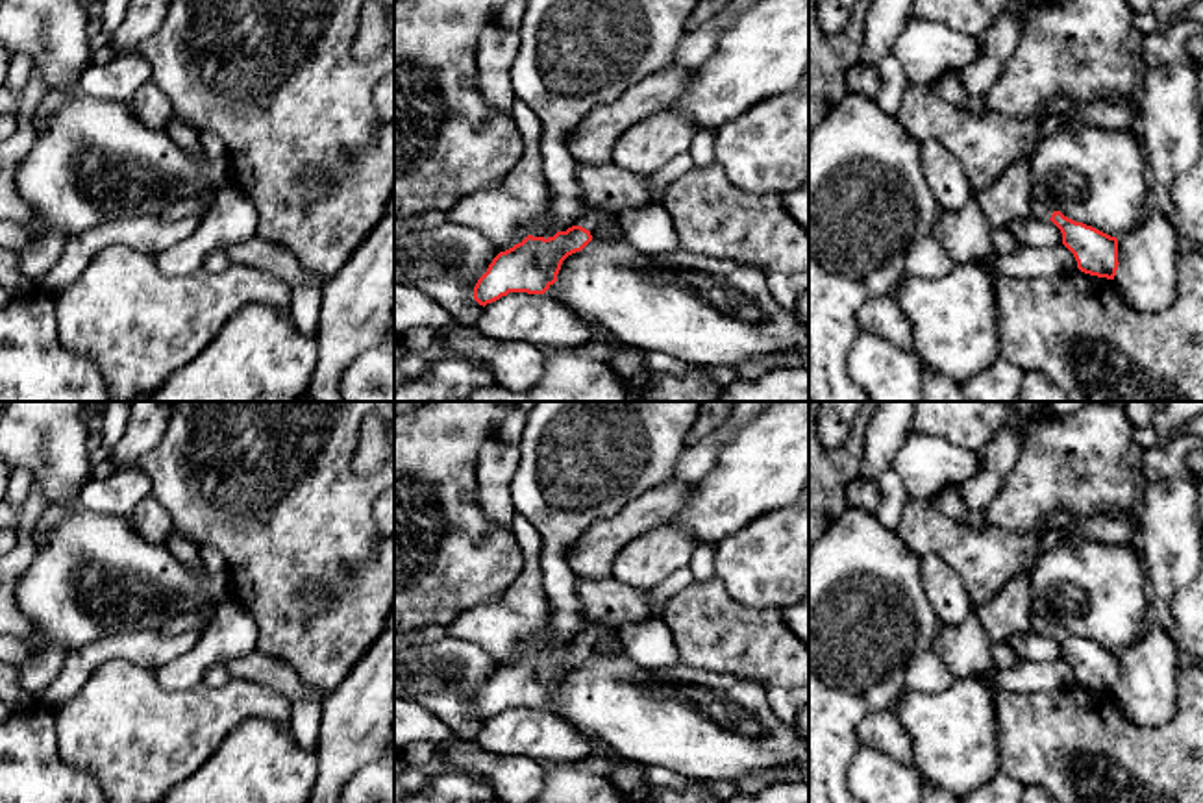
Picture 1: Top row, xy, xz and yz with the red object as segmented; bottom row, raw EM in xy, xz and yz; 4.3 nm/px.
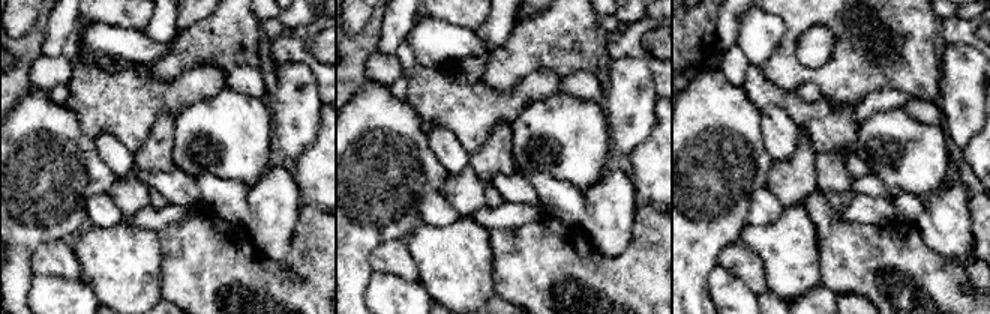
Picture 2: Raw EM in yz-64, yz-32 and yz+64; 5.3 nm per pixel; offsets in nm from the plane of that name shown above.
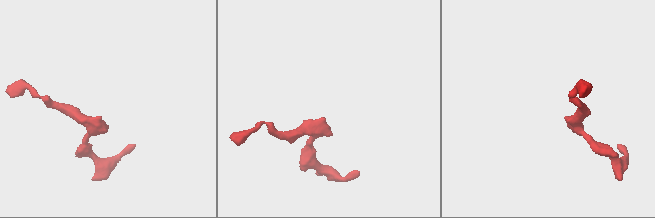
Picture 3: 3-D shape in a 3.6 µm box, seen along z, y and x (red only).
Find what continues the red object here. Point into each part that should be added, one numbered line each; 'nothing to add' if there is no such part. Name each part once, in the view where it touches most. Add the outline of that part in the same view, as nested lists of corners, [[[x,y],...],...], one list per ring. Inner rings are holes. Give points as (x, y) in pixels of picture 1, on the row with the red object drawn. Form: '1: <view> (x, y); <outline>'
1: xz (595, 217); [[[590,209],[579,222],[581,228],[592,231],[600,222],[616,222],[616,215],[613,211],[603,211],[603,209]]]

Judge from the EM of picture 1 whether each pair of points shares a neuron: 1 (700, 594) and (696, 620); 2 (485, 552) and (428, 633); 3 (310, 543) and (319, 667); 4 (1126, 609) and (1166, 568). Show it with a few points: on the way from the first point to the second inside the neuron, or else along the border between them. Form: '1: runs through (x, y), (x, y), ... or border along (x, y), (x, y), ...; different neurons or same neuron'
1: runs through (700, 600), (700, 615); same neuron
2: border along (443, 626), (419, 626), (413, 630); different neurons
3: runs through (289, 574), (287, 609), (300, 635); same neuron
4: border along (1140, 561), (1146, 580); different neurons

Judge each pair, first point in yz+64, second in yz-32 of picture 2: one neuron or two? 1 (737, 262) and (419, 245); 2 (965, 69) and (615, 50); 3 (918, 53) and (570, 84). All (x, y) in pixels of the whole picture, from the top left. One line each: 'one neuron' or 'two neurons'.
1: two neurons
2: two neurons
3: two neurons

